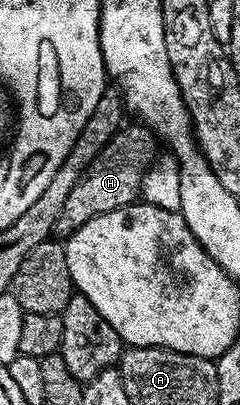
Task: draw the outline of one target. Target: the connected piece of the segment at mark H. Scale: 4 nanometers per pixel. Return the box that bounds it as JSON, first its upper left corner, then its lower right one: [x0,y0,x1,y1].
[56,122,156,238]

